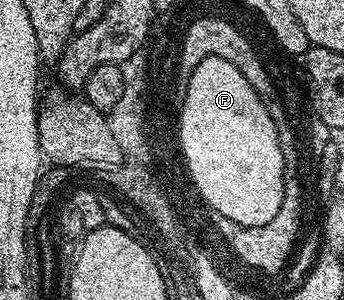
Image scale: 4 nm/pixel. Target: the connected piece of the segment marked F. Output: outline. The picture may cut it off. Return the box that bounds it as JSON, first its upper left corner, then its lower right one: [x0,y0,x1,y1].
[177,59,278,226]

